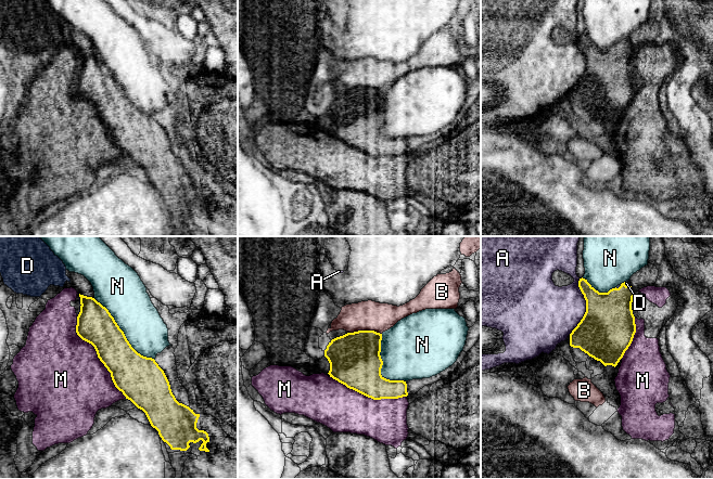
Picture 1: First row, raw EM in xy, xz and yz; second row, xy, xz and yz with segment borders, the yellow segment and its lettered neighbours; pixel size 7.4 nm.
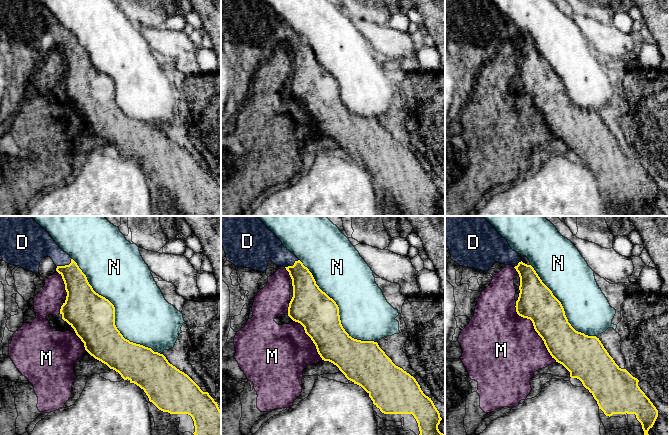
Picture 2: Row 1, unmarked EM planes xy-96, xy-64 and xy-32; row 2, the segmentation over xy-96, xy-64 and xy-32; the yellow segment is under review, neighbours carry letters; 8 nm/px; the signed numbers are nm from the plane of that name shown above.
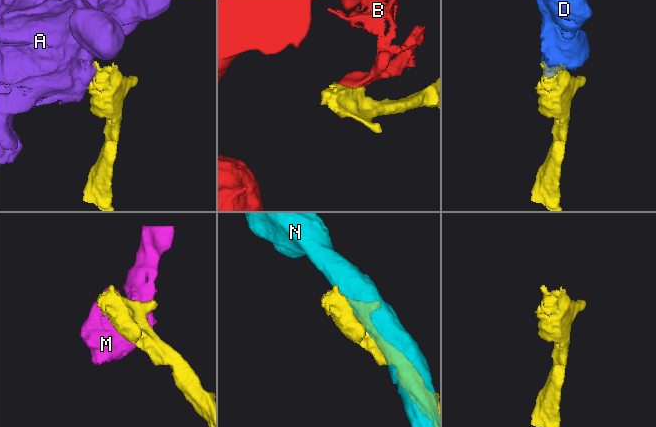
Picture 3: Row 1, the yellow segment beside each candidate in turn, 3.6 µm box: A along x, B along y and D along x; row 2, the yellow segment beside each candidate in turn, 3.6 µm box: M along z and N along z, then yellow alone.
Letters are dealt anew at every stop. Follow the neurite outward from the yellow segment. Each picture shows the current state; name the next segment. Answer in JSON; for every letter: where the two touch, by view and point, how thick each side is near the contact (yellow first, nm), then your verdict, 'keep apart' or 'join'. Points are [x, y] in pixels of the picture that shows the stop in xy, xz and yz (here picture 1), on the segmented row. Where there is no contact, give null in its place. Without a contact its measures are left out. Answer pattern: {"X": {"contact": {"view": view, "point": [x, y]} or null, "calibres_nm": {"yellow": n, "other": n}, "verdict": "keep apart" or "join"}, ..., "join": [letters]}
{"A": {"contact": {"view": "yz", "point": [586, 307]}, "calibres_nm": {"yellow": 400, "other": 380}, "verdict": "keep apart"}, "B": {"contact": {"view": "xz", "point": [366, 331]}, "calibres_nm": {"yellow": 380, "other": 220}, "verdict": "keep apart"}, "D": {"contact": {"view": "yz", "point": [625, 285]}, "calibres_nm": {"yellow": 340, "other": 30}, "verdict": "join"}, "M": {"contact": {"view": "xy", "point": [98, 355]}, "calibres_nm": {"yellow": 280, "other": 480}, "verdict": "keep apart"}, "N": {"contact": {"view": "xy", "point": [123, 333]}, "calibres_nm": {"yellow": 280, "other": 320}, "verdict": "keep apart"}, "join": ["D"]}

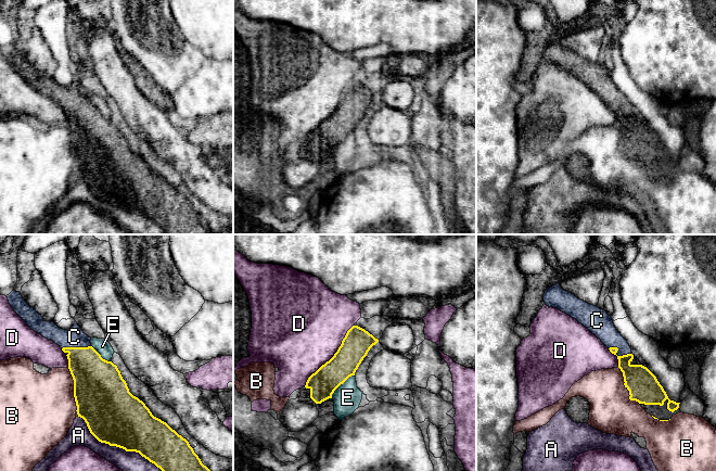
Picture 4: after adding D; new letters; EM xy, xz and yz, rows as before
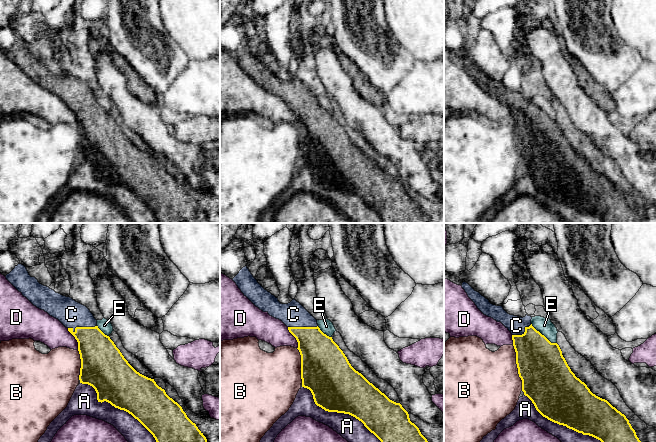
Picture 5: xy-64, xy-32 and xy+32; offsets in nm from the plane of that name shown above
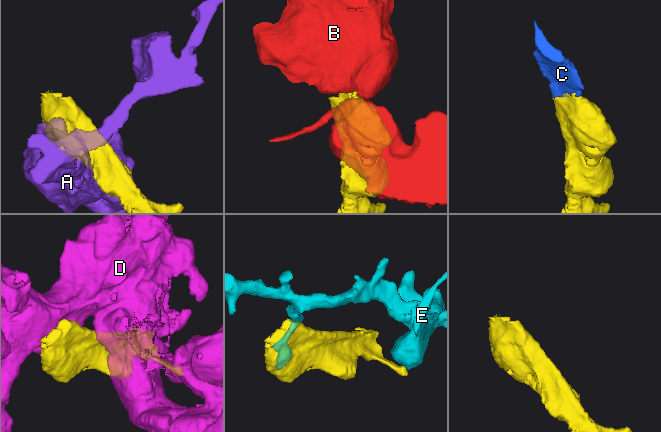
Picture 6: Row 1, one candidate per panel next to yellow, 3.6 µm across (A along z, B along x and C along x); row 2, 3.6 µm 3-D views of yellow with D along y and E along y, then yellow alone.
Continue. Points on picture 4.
{"A": {"contact": {"view": "xy", "point": [117, 446]}, "calibres_nm": {"yellow": 420, "other": 140}, "verdict": "keep apart"}, "B": {"contact": {"view": "yz", "point": [627, 389]}, "calibres_nm": {"yellow": 220, "other": 320}, "verdict": "keep apart"}, "C": {"contact": {"view": "yz", "point": [616, 355]}, "calibres_nm": {"yellow": 220, "other": 170}, "verdict": "join"}, "D": {"contact": {"view": "xz", "point": [333, 356]}, "calibres_nm": {"yellow": 200, "other": 500}, "verdict": "keep apart"}, "E": {"contact": {"view": "xz", "point": [341, 383]}, "calibres_nm": {"yellow": 200, "other": 200}, "verdict": "keep apart"}, "join": ["C"]}

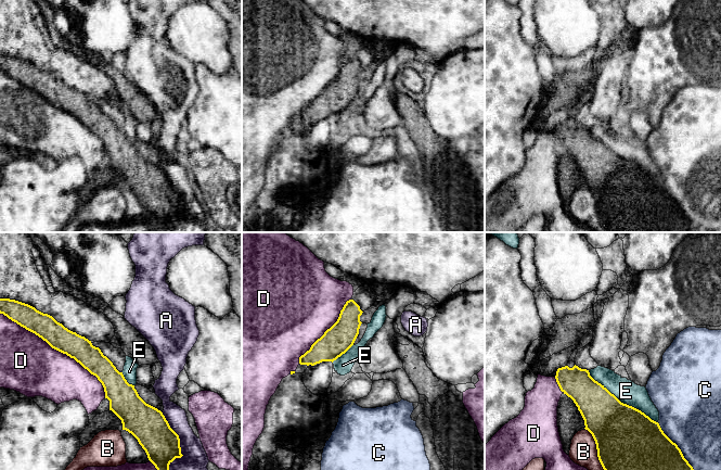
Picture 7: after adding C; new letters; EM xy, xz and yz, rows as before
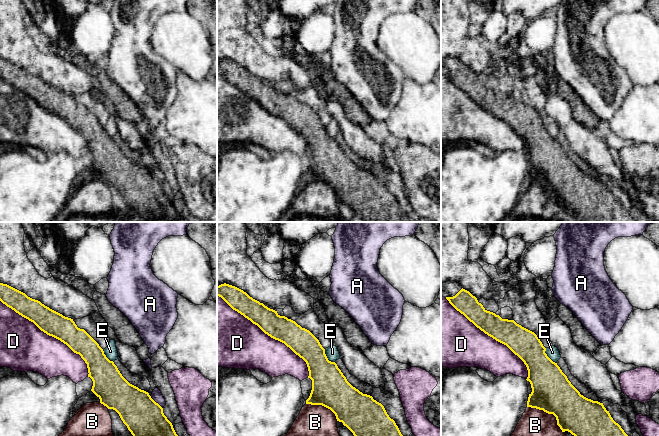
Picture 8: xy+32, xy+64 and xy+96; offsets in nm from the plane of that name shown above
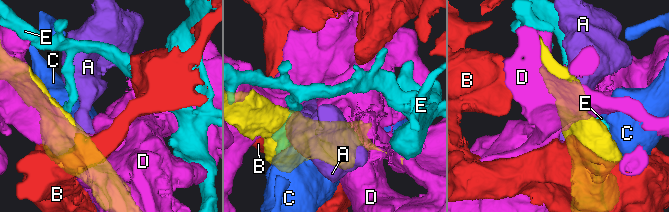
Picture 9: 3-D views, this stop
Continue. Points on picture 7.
{"A": {"contact": {"view": "xy", "point": [179, 442]}, "calibres_nm": {"yellow": 280, "other": 180}, "verdict": "keep apart"}, "B": {"contact": {"view": "yz", "point": [596, 448]}, "calibres_nm": {"yellow": 460, "other": 200}, "verdict": "keep apart"}, "C": {"contact": {"view": "yz", "point": [677, 446]}, "calibres_nm": {"yellow": 360, "other": 460}, "verdict": "keep apart"}, "D": {"contact": {"view": "xy", "point": [59, 351]}, "calibres_nm": {"yellow": 180, "other": 420}, "verdict": "keep apart"}, "E": {"contact": {"view": "yz", "point": [620, 402]}, "calibres_nm": {"yellow": 440, "other": 170}, "verdict": "keep apart"}, "join": []}

